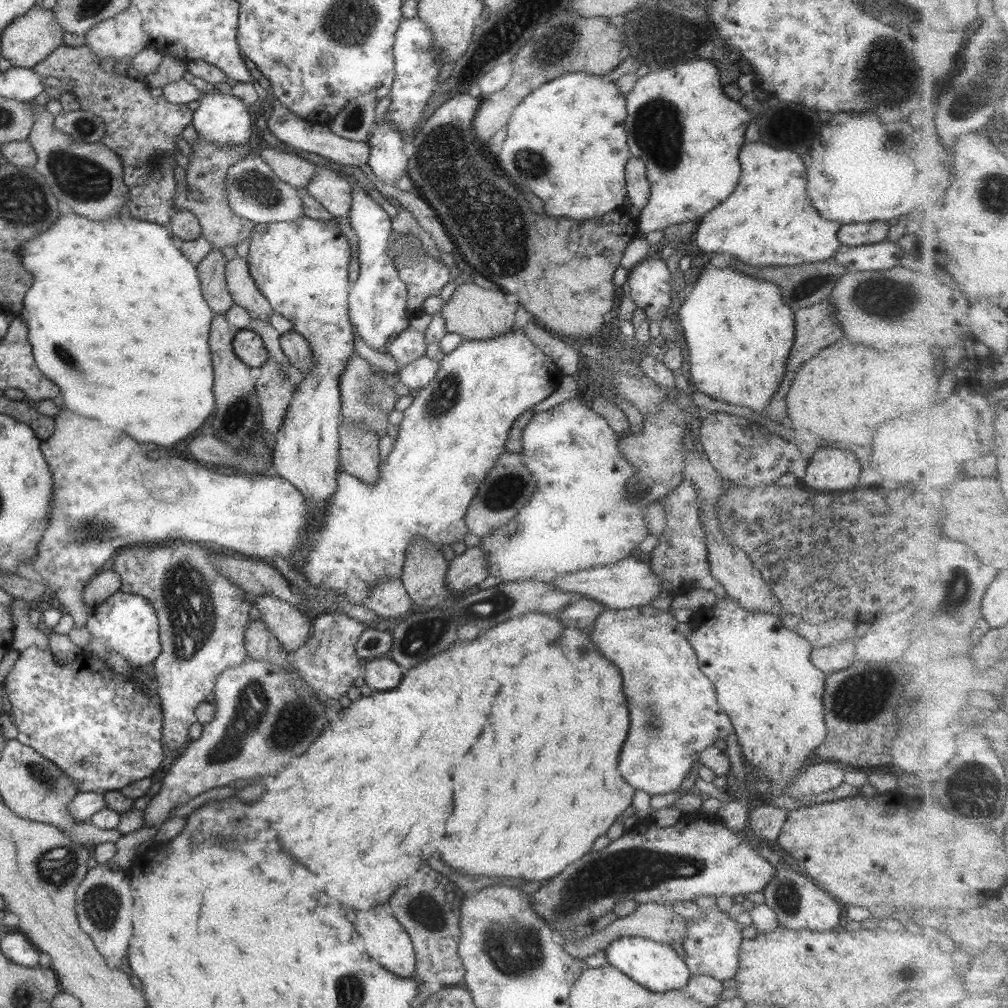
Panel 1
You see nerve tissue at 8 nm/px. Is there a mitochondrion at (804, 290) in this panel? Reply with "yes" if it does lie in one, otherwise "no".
yes

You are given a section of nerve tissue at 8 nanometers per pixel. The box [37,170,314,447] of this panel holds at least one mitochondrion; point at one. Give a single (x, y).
(61, 353)

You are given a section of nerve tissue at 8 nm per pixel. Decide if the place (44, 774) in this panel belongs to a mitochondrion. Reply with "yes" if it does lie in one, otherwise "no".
yes

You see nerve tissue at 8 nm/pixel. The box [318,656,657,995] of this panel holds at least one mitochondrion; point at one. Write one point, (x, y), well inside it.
(514, 952)

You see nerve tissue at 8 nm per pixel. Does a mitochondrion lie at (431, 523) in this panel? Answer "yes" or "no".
no

